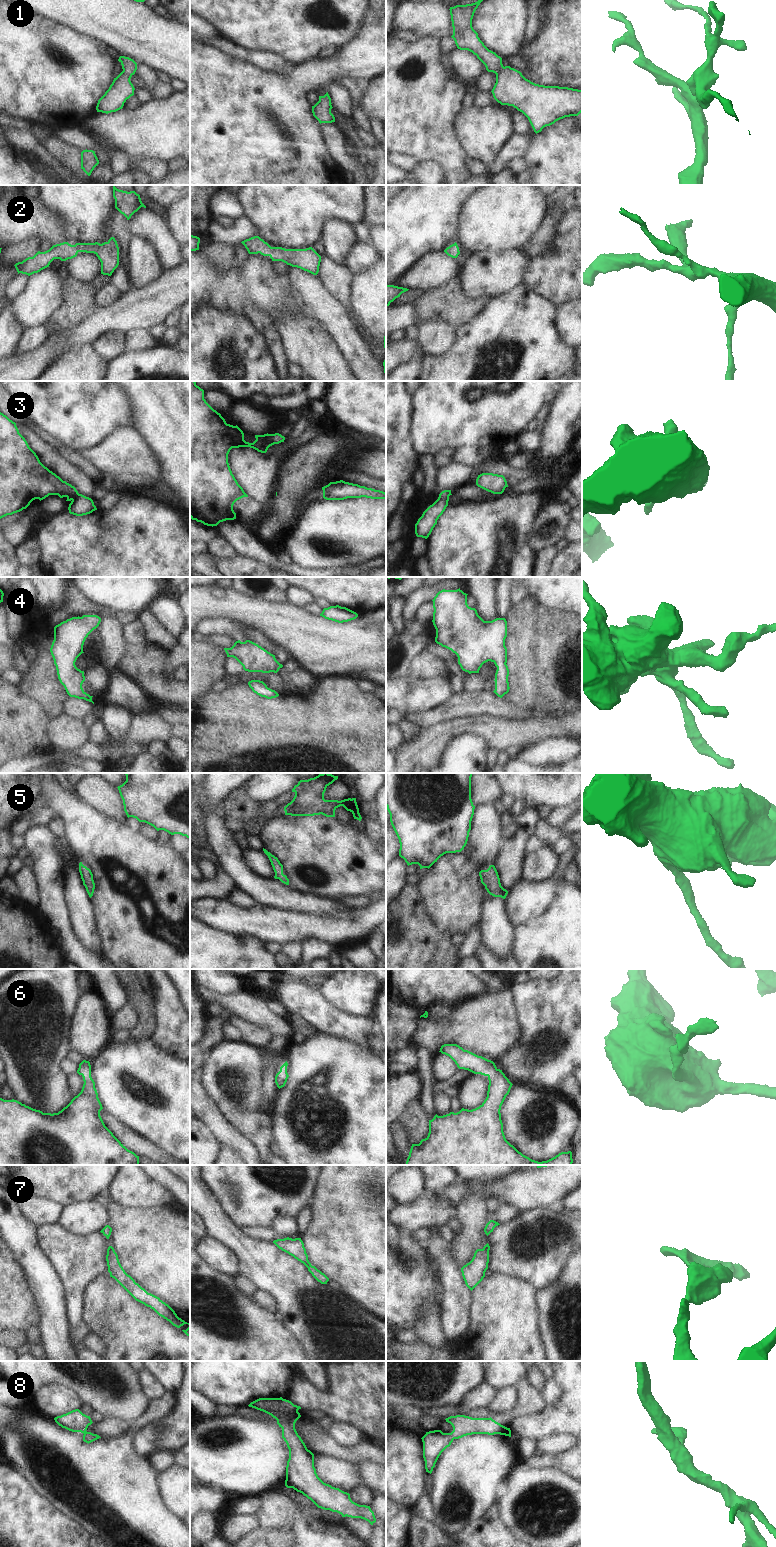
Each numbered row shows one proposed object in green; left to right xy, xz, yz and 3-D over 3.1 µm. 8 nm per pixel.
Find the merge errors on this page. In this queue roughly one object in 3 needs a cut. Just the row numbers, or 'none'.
none

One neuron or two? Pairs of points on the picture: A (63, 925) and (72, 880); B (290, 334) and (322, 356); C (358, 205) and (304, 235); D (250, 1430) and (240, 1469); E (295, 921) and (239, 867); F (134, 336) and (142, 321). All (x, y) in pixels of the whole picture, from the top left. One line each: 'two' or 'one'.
A: two
B: one
C: one
D: one
E: two
F: two

